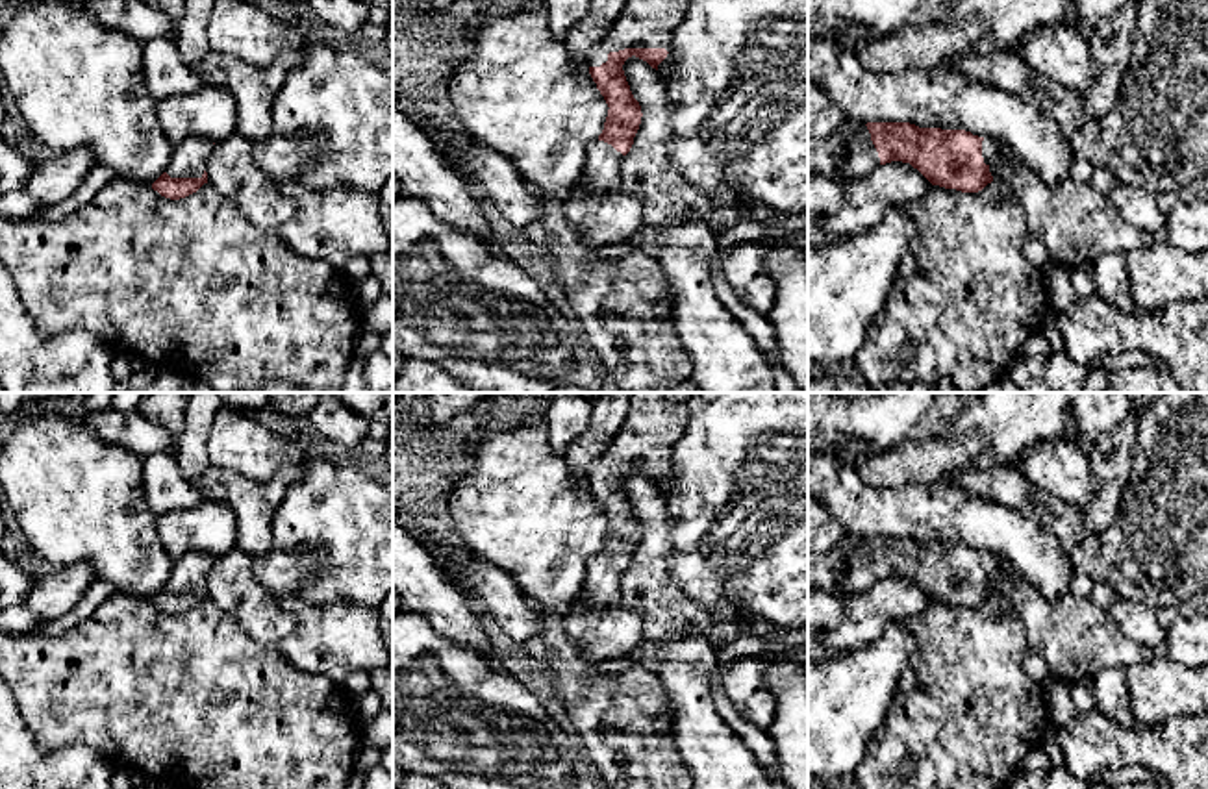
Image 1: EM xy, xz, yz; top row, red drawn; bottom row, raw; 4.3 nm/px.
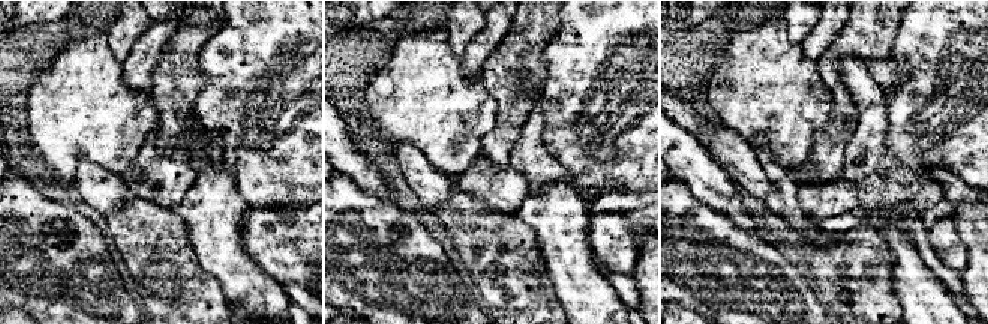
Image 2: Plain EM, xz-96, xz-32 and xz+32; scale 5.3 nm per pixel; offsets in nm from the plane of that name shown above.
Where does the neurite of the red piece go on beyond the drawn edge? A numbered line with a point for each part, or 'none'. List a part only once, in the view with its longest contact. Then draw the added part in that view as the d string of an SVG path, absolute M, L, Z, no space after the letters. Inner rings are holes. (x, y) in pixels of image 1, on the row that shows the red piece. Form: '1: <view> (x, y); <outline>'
1: xy (189, 158); M189 137L182 141L170 156L167 174L170 178L202 178L213 143L204 137Z
2: xz (641, 23); M626 0L619 19L589 52L587 67L600 67L610 52L624 48L665 48L686 19L687 0Z

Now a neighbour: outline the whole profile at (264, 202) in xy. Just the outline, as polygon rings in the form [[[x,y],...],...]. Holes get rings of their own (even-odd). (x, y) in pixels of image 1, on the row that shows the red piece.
[[[241,133],[213,144],[208,182],[226,194],[259,230],[278,230],[296,213],[296,200],[254,161],[254,143]]]

